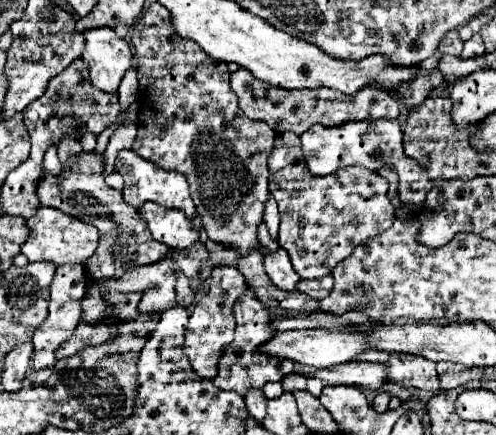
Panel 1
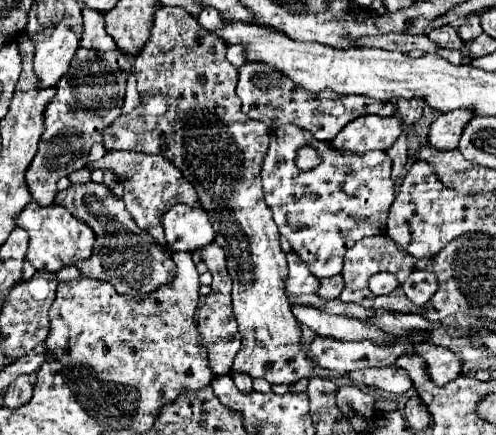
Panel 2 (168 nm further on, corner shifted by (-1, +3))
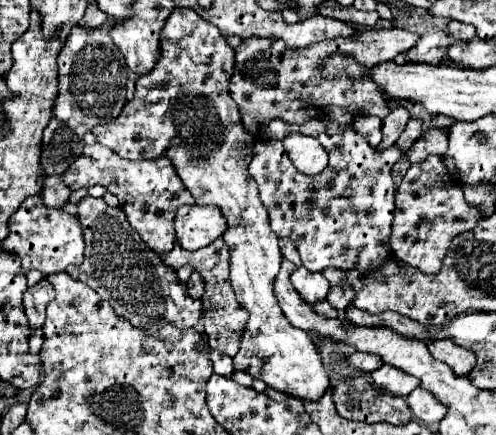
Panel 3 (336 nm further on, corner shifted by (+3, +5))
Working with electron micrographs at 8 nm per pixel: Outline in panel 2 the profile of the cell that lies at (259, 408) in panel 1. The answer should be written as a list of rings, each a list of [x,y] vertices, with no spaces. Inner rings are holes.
[[[232,374],[232,378],[234,378],[236,388],[238,388],[242,394],[250,396],[250,394],[254,392],[254,390],[252,390],[252,378],[250,378],[250,376],[246,376],[246,374]]]

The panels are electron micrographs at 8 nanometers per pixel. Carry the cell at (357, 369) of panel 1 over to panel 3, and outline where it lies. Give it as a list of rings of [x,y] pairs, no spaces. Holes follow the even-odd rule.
[[[384,364],[376,372],[372,372],[372,380],[380,390],[392,392],[398,396],[408,396],[414,388],[420,386],[414,376],[410,376],[404,370],[398,370],[394,366],[388,366],[388,364]]]

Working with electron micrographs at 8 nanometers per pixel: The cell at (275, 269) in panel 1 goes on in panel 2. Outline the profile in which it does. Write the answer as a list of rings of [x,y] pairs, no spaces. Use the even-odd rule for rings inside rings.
[[[288,252],[286,256],[288,256],[286,292],[288,294],[314,294],[320,286],[320,280],[310,274],[308,266],[294,252]]]

